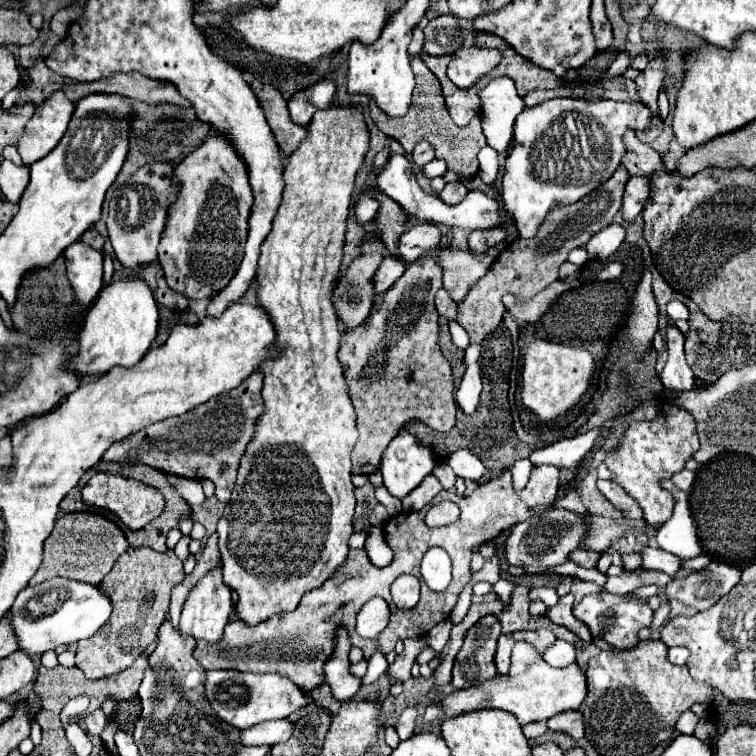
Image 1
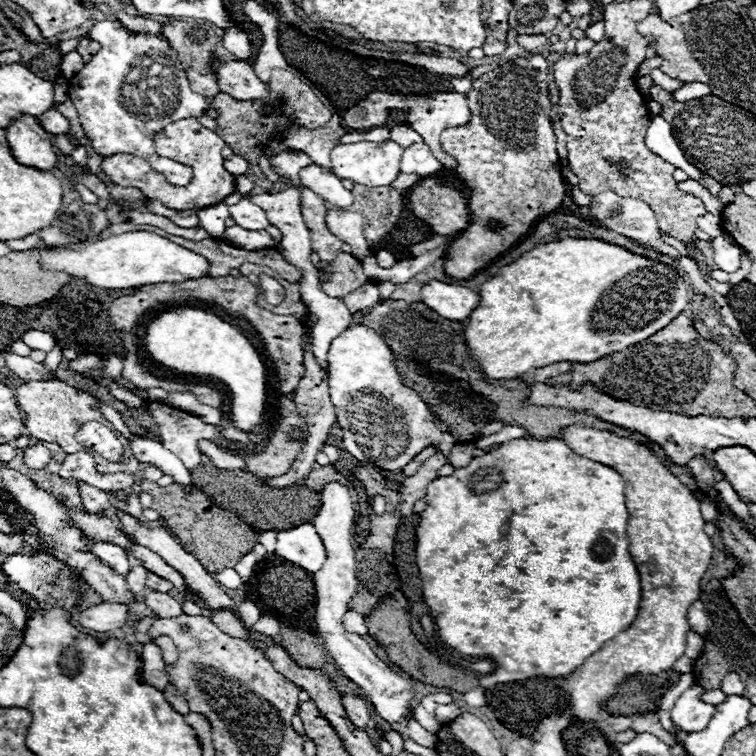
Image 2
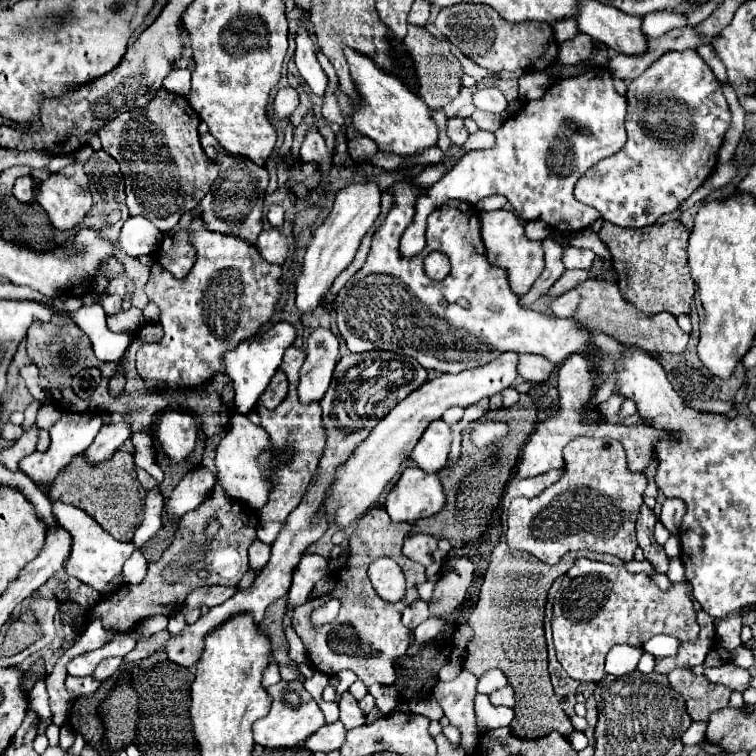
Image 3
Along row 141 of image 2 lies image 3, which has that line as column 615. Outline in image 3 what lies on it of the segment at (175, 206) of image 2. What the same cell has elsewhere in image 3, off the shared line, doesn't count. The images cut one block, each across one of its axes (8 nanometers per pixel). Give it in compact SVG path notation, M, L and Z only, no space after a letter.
M670 50L660 56L644 74L630 82L626 114L626 146L614 156L592 166L576 184L576 200L592 206L608 222L626 228L640 228L654 224L662 214L670 214L714 172L716 156L724 142L724 134L730 128L732 112L724 98L722 82L714 76L708 64L696 54L696 50Z

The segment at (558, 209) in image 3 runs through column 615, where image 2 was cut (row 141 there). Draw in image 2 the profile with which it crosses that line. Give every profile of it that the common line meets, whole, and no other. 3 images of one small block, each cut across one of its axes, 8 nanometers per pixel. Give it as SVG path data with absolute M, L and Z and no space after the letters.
M118 20L96 22L88 36L100 44L100 50L68 82L68 96L78 110L80 124L92 150L102 158L124 152L146 156L152 168L162 172L172 184L190 182L191 167L176 166L176 162L158 156L154 148L154 134L166 124L188 116L202 118L210 110L210 100L192 92L176 50L162 34L134 34Z

